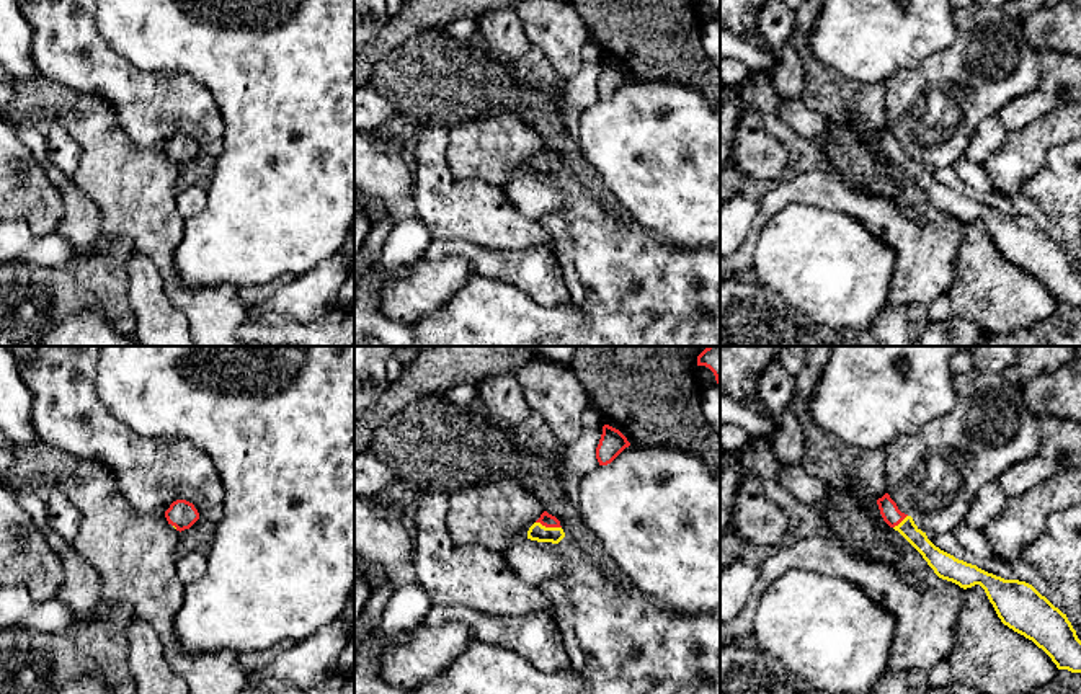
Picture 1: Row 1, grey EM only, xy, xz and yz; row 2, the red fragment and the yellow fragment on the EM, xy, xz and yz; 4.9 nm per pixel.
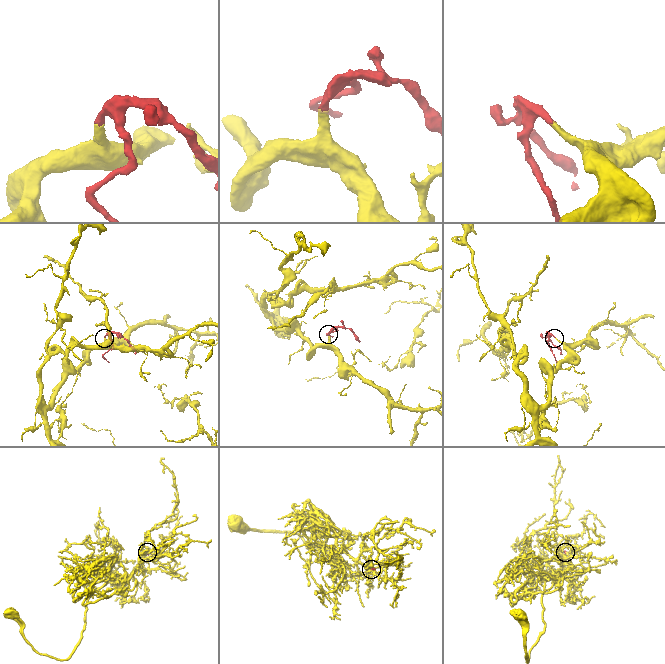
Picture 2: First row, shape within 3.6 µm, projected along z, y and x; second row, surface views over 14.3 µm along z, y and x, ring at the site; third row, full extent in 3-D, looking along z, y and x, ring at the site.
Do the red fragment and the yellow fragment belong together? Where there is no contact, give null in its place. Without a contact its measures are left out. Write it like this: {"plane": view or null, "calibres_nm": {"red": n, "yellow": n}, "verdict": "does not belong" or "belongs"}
{"plane": "xz", "calibres_nm": {"red": 70, "yellow": 90}, "verdict": "belongs"}

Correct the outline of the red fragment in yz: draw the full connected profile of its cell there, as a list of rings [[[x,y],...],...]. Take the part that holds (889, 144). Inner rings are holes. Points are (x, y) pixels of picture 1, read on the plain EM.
[[[888,127],[879,132],[877,139],[883,155],[923,189],[939,212],[963,224],[980,219],[1004,260],[1032,274],[1058,304],[1081,307],[1081,274],[1076,265],[1066,248],[1032,219],[1004,214],[941,185],[914,158],[911,150],[898,144]]]

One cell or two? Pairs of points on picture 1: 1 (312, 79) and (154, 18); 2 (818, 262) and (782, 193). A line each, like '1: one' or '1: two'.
1: one
2: two

